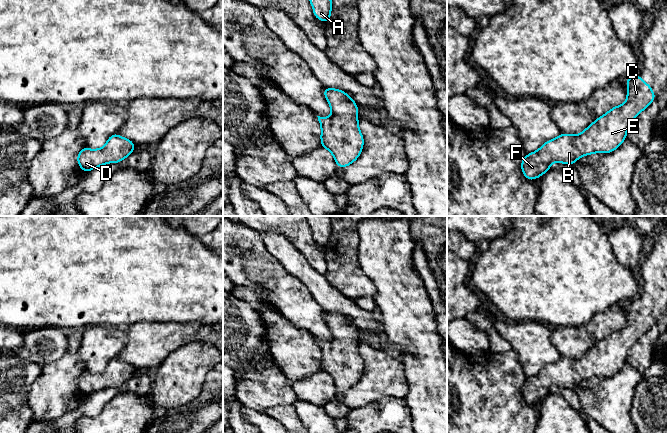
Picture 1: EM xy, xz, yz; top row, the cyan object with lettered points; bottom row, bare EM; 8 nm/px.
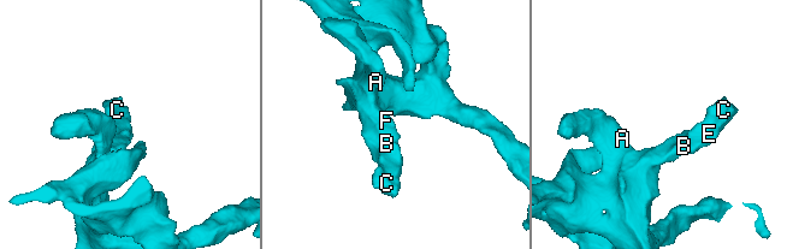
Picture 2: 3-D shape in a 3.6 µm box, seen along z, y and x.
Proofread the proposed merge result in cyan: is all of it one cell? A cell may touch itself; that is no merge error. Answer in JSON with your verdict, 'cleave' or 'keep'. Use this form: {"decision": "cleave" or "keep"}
{"decision": "keep"}

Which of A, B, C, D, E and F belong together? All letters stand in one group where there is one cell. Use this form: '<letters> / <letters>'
A B C D E F

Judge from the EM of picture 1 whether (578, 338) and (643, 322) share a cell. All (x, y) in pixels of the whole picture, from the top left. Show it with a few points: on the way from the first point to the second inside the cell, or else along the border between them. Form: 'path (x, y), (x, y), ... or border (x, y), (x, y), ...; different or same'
border (598, 341), (580, 357); different

